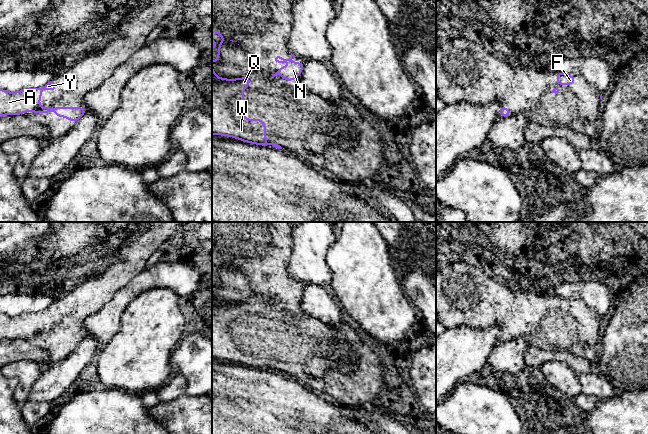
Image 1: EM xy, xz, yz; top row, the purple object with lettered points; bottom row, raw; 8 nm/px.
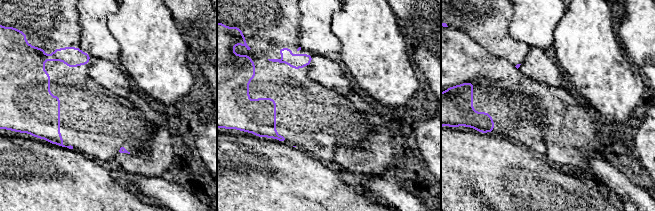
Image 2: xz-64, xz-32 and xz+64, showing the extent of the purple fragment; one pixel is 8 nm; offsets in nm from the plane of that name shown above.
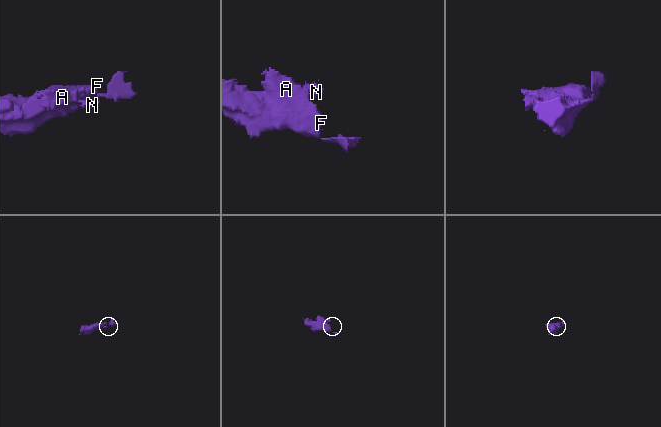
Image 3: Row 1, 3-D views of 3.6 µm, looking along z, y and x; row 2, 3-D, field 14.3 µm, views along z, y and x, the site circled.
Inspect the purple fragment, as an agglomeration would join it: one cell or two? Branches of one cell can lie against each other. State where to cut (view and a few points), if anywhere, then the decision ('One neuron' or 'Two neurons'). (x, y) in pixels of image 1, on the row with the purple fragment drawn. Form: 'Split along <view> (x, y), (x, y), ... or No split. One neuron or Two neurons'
No split. One neuron

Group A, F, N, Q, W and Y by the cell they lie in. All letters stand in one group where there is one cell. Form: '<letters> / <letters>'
A F N Q W Y

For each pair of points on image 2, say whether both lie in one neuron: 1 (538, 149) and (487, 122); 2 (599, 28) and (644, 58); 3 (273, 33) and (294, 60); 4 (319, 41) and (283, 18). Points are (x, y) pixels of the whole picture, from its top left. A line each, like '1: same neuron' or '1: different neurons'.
1: same neuron
2: different neurons
3: same neuron
4: different neurons

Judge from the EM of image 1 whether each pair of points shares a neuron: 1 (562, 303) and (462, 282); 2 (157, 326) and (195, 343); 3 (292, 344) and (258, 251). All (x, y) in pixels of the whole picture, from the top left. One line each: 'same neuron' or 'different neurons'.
1: same neuron
2: different neurons
3: same neuron

